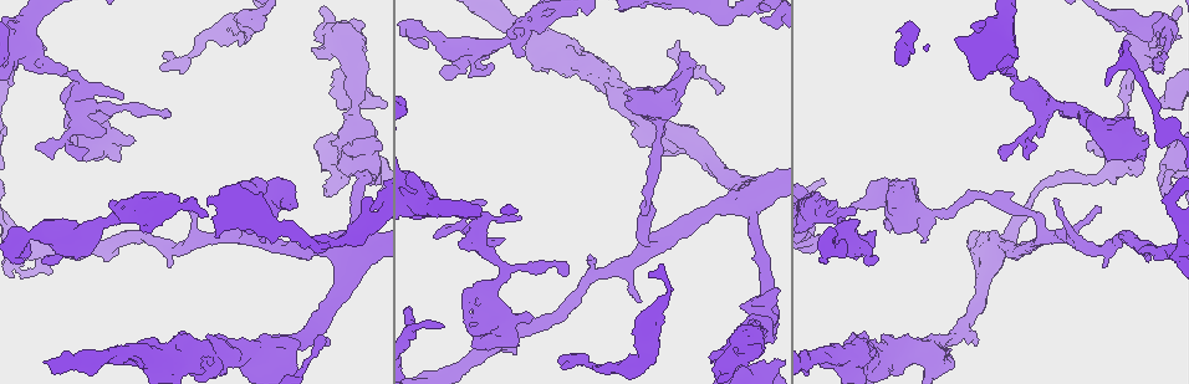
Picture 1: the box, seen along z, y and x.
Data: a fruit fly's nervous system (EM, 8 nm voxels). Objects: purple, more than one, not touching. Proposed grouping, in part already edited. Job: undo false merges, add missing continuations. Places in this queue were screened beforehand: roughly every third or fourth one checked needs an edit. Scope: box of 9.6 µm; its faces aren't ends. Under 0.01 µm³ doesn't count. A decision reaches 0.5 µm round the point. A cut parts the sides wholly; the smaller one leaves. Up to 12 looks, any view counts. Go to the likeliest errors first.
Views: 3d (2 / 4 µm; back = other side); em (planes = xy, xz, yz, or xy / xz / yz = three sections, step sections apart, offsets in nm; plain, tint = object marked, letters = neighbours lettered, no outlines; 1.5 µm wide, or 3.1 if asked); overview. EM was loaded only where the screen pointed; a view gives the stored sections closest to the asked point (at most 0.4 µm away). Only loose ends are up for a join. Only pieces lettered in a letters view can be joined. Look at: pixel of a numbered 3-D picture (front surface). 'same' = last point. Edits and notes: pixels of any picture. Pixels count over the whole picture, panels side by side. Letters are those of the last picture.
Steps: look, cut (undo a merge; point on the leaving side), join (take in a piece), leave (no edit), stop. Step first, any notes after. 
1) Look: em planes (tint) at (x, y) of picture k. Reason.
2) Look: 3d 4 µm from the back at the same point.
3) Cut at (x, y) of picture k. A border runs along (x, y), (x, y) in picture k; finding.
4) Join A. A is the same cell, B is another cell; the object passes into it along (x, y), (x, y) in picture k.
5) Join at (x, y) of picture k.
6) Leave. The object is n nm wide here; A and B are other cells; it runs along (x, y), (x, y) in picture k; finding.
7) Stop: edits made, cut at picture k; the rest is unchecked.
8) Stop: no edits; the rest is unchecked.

Look: em planes (letters) at (589, 363) of picture 1. Narrows sharply.

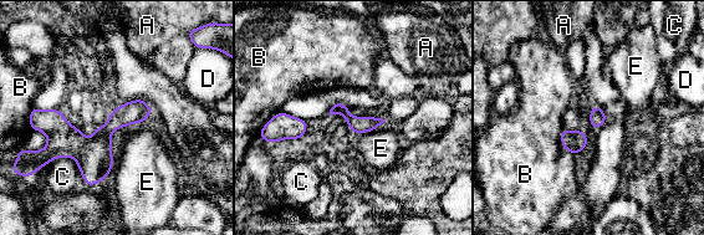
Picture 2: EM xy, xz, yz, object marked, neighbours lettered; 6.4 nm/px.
Leave. A, B, C, D and E are other cells; it runs along (147, 108), (95, 142), (50, 113) in picture 2; one neuron here.

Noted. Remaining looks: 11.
Look: 3d 4 µm at (654, 119) of picture 1. Four or more arms meet.

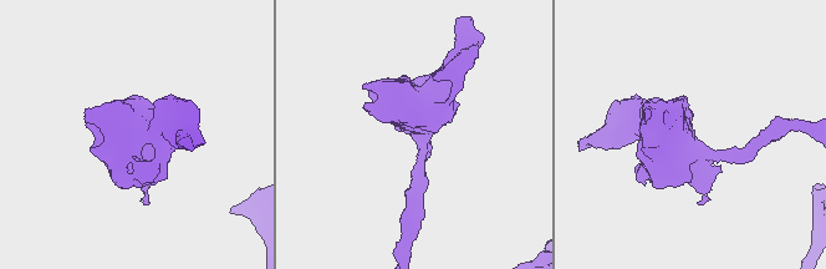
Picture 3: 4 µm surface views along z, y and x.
Look: em planes (letters) at (688, 152) of picture 3.

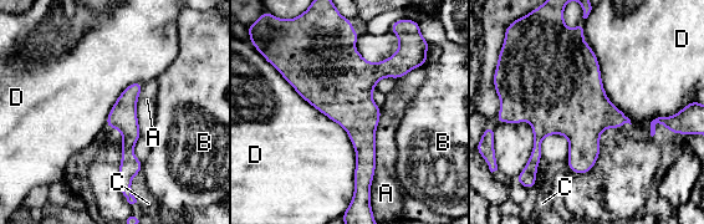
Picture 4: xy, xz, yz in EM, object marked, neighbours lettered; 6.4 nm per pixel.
Leave. The object is 400 nm wide here; A, B, C and D are other cells; continuous, no second neuron.

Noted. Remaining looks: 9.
Look: 3d 4 µm at (327, 197) of picture 1. An open end.

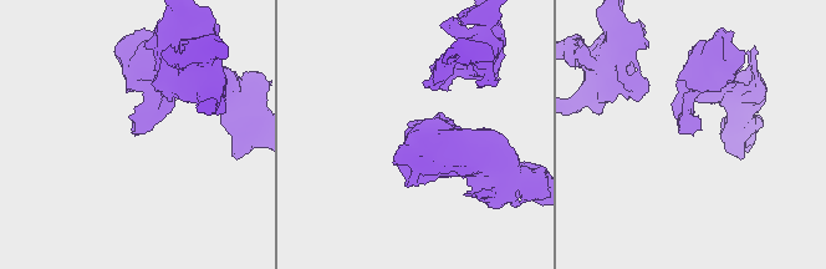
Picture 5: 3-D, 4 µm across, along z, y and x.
Look: em planes (letters) at (137, 133) of picture 5.

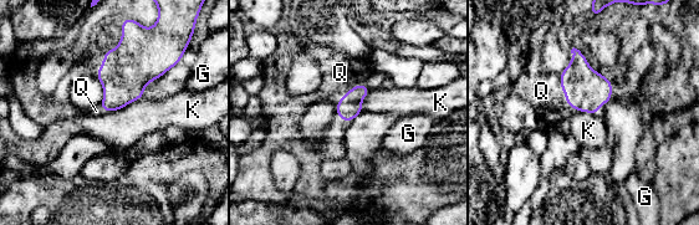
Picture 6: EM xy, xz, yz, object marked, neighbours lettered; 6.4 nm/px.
Join at (340, 72) of picture 6. The longest contact is with K, 260 nm; Q is the same cell, G and K are other cells; the object passes into it along (350, 106), (350, 90), (340, 72) in picture 6; it goes on there.

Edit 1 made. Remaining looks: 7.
Look: 3d 2 µm at (361, 22) of picture 1. Free end.

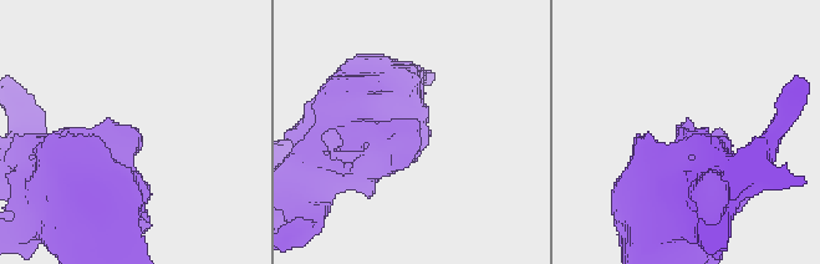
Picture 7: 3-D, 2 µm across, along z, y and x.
Look: em planes (letters) at (684, 132) of picture 7.

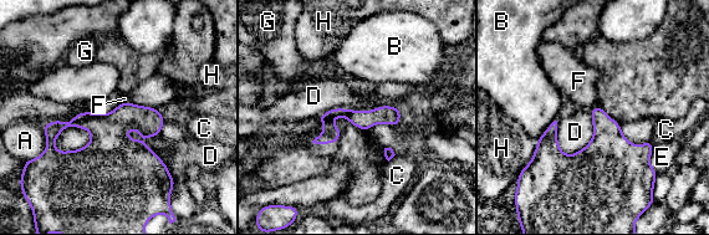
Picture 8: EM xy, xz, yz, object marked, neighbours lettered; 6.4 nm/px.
Leave. A, B, C, D, E, F, G and H are other cells; a border runs along (127, 128), (174, 182) in picture 8; no lettered piece goes on from it.

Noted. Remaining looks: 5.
Look: 3d 2 µm at (637, 299) of picture 1. Free end.

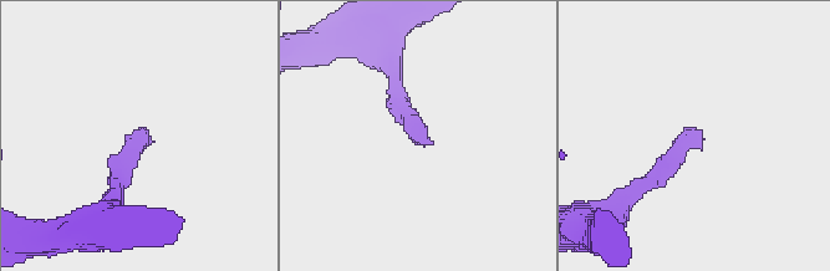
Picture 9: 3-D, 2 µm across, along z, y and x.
Look: em planes (plain) at (421, 133) of picture 9.

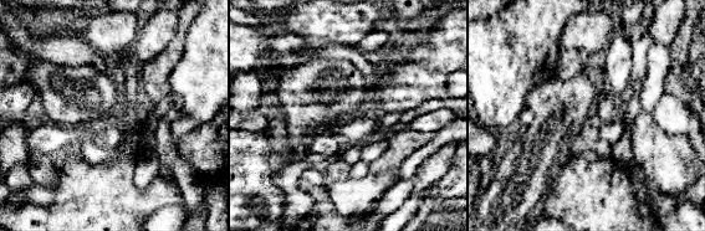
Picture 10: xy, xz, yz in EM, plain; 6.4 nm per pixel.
Look: em planes (letters) at the same point.

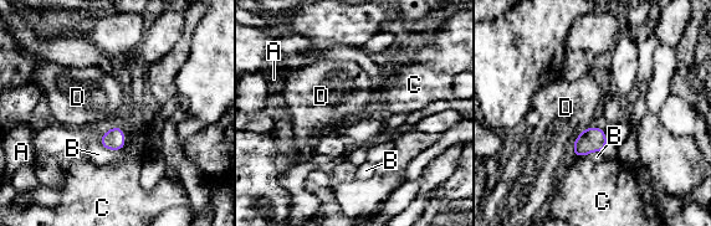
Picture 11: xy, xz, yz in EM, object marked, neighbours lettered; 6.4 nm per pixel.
Leave. A, B, C and D are other cells; a border runs along (588, 154), (572, 157) in picture 11; none of them fits.

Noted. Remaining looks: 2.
Stop: edits made, join at picture 6; the rest is unchecked.

